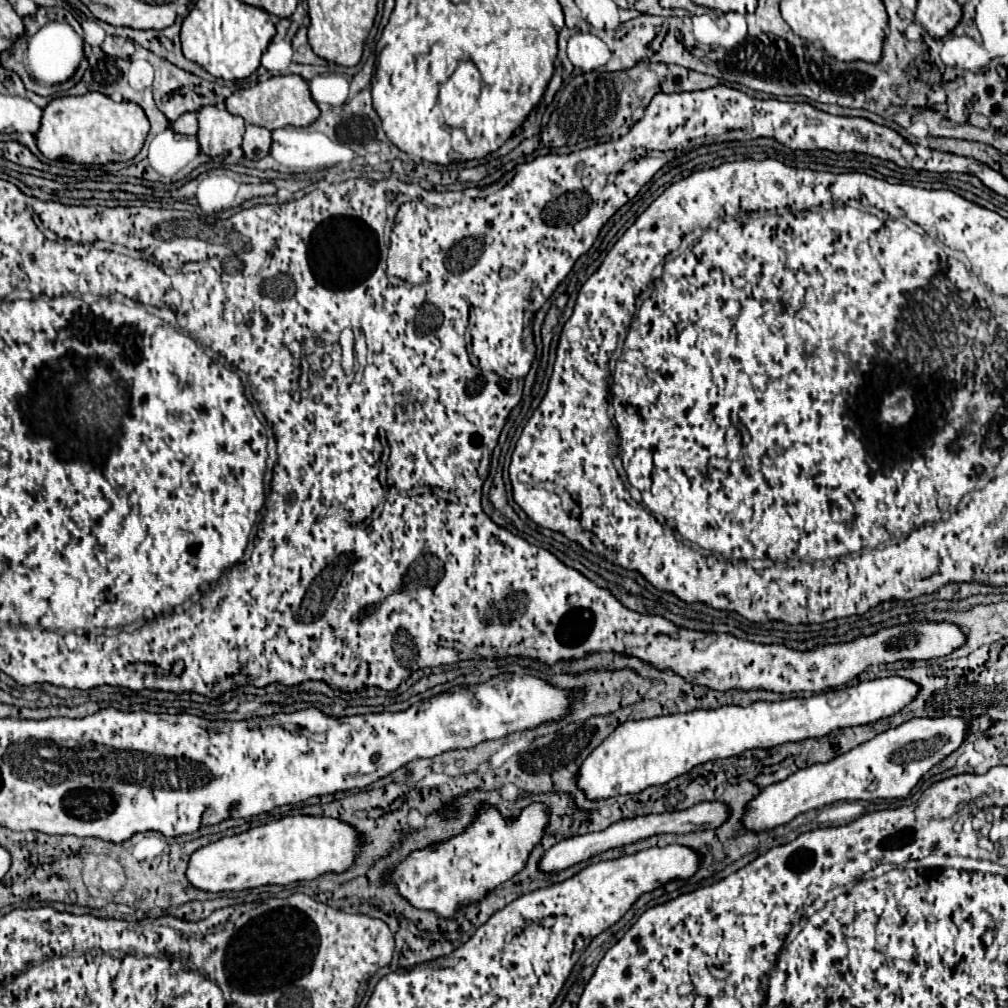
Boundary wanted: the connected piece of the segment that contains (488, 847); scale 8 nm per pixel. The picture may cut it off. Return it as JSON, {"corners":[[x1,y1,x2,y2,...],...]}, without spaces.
{"corners":[[531,804,509,826,495,808,483,806,463,836,437,844,435,848,413,852,397,866,389,880,397,884,399,894,415,908,435,910,439,916,451,918,459,906,481,900,489,890,517,874,525,866,533,846,541,840,547,822,543,804]]}

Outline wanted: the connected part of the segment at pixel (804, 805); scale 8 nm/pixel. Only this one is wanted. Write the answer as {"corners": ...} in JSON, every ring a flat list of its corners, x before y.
{"corners":[[943,716,943,718,913,718,901,726,889,728,887,732,875,736,869,742,837,756,825,764,813,764,789,776,783,782,767,786,755,800,751,800,749,810,743,818,747,830,765,832,775,826,787,824,797,814,813,808,829,806,841,800,875,800,875,798,903,798,911,788,929,772,935,764,945,760,955,752,965,736,971,732,971,720,977,722,977,730,985,732,991,728,991,718,981,716]]}

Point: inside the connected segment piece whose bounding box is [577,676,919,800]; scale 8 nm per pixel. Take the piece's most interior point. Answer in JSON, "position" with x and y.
{"position":[639,754]}

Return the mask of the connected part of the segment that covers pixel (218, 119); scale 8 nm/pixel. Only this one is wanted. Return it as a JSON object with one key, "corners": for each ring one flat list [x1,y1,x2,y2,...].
{"corners":[[205,106,197,114,199,114,197,140,203,154,221,156,241,146,245,134,245,120,241,116,233,116,225,108,215,106]]}

